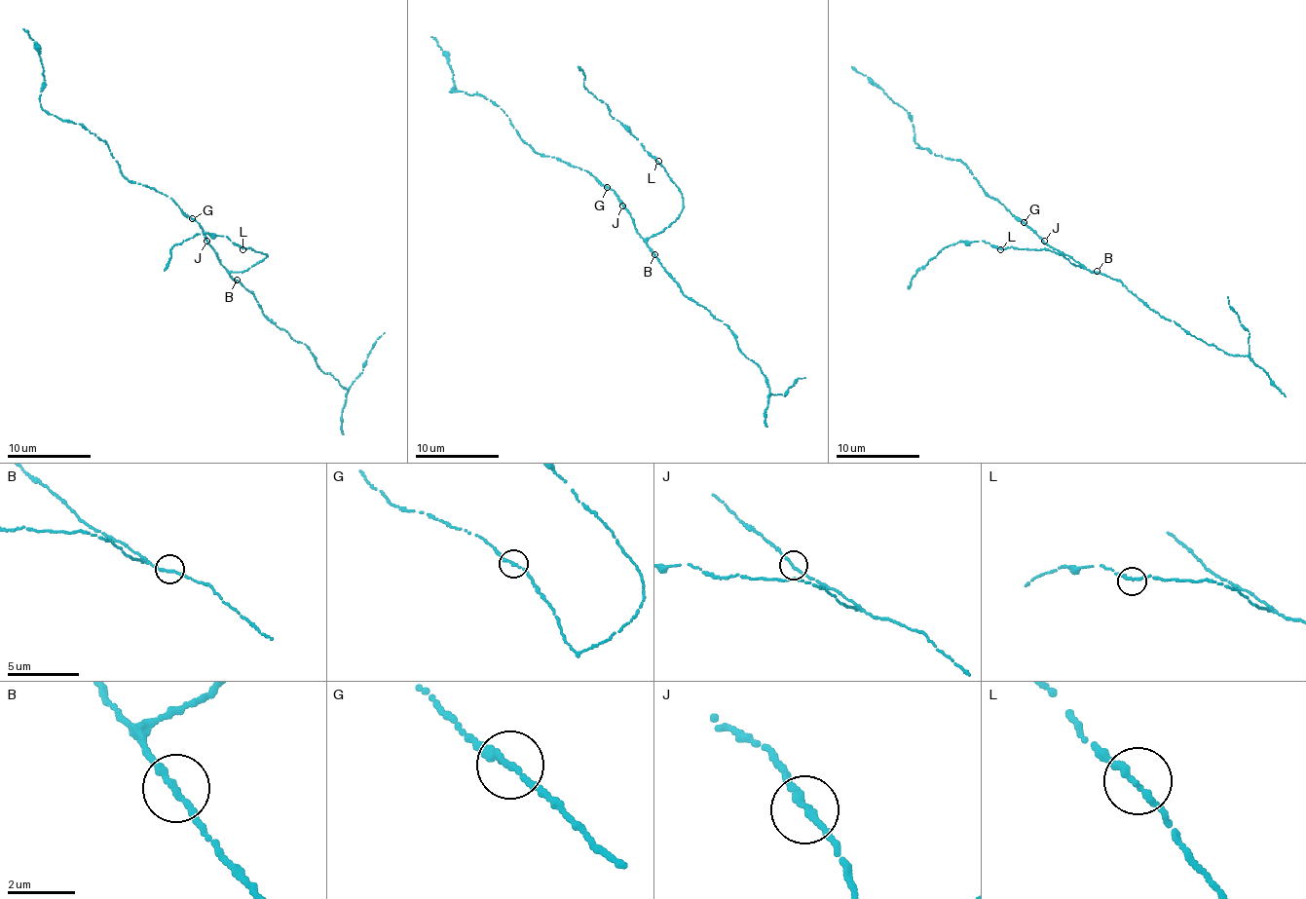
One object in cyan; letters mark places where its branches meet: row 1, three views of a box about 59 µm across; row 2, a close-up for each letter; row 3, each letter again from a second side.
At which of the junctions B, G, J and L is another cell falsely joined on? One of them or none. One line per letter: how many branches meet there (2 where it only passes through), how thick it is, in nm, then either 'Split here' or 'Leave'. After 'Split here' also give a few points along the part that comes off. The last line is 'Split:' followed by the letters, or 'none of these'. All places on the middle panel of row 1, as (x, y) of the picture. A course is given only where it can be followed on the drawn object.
B: Branches: 2. Thickness 200 nm. Leave
G: Branches: 2. Thickness 200 nm. Leave
J: Branches: 2. Thickness 220 nm. Leave
L: Branches: 2. Thickness 200 nm. Leave
Split: none of these

